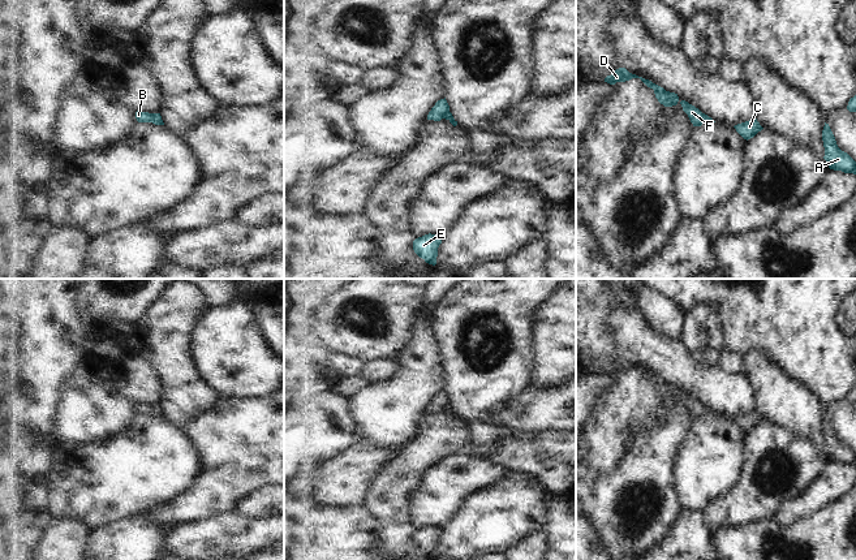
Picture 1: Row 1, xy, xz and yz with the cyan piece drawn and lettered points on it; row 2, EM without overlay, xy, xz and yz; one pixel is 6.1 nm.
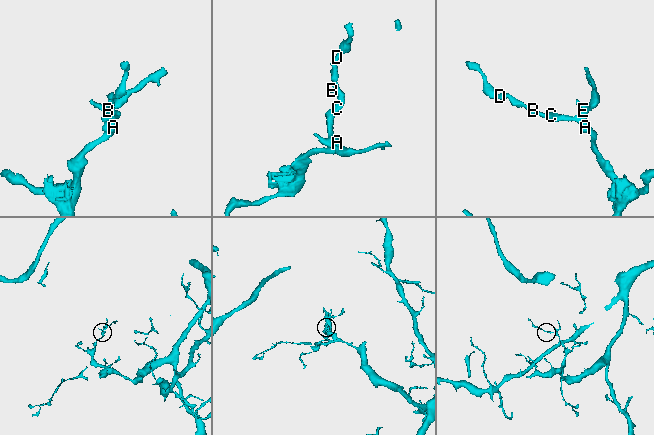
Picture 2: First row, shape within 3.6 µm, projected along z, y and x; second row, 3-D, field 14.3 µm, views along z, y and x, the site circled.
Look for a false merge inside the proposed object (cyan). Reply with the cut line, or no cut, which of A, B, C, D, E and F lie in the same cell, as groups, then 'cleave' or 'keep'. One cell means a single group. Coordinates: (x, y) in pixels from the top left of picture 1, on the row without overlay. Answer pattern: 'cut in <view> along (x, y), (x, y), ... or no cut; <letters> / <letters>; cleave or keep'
no cut; A B C D E F; keep

